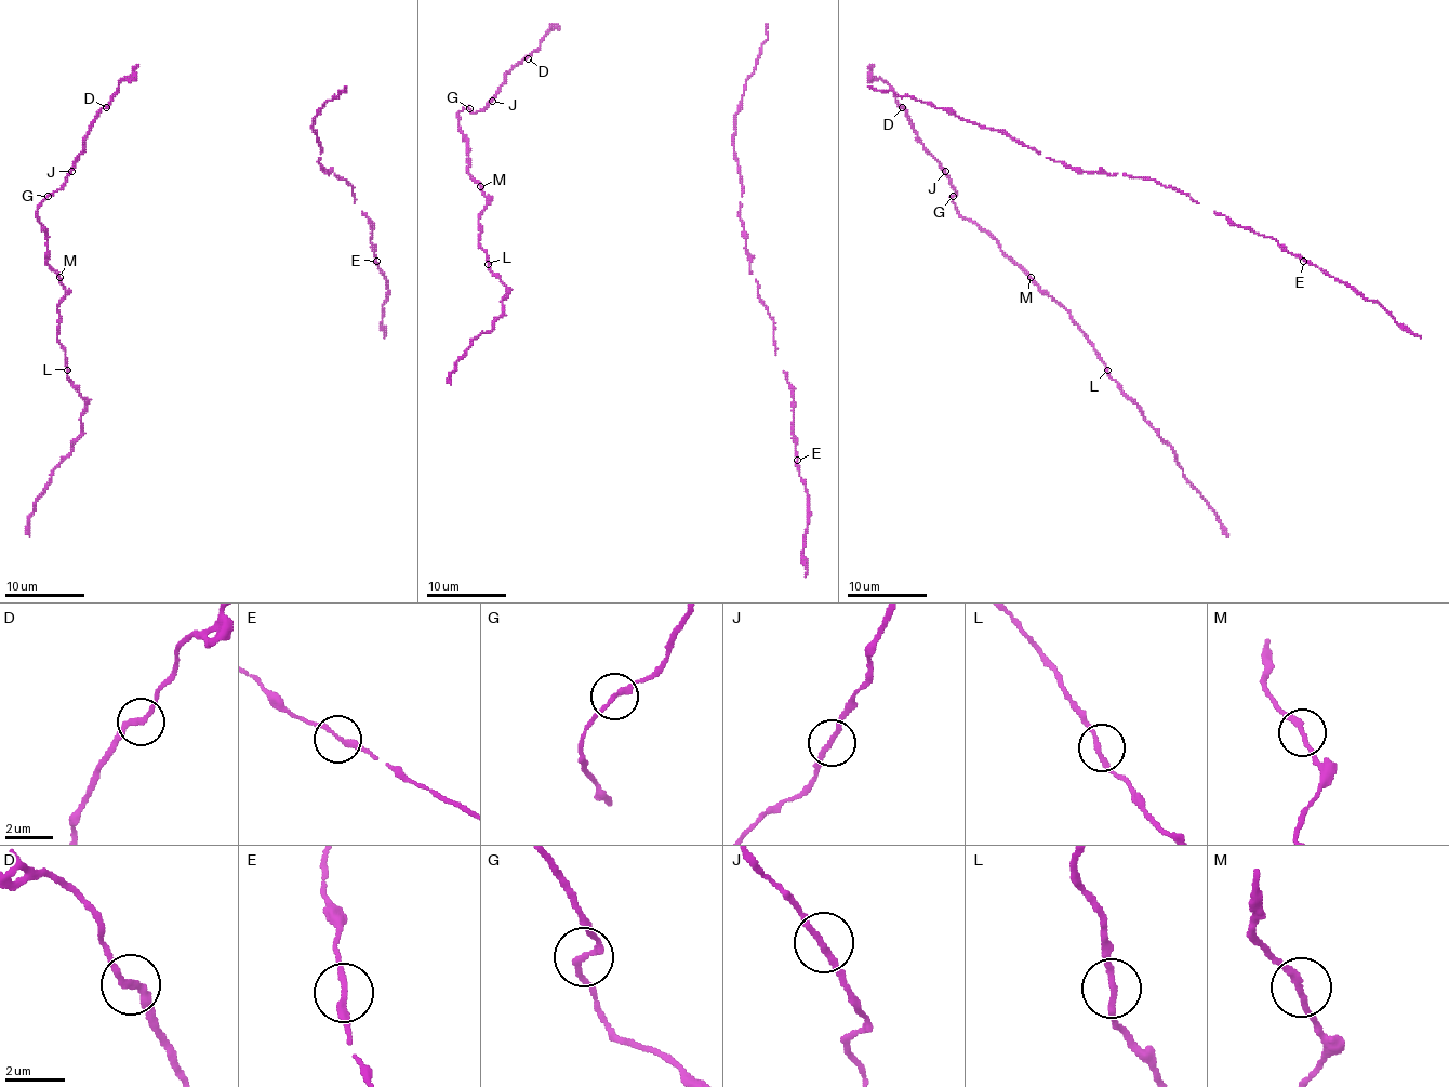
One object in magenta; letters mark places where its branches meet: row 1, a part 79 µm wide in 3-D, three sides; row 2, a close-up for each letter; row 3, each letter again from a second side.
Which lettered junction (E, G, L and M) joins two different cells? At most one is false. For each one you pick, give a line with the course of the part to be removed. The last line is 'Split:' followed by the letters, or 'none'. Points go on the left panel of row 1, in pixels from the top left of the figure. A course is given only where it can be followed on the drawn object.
Split: none

